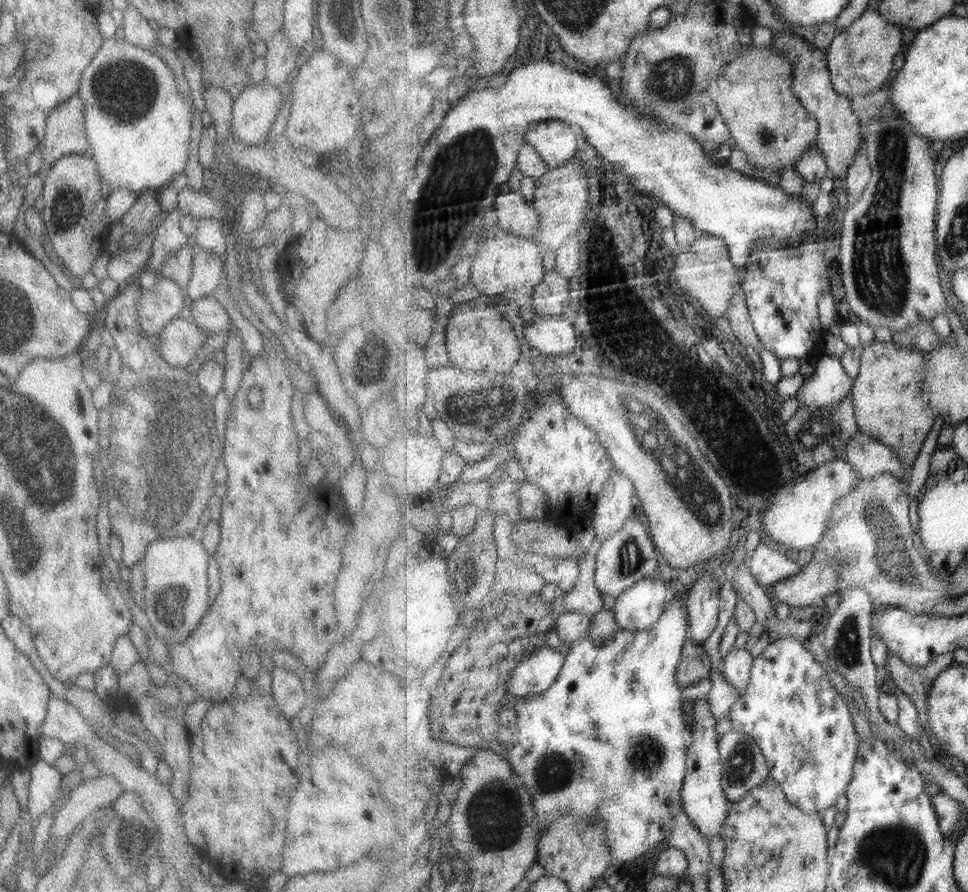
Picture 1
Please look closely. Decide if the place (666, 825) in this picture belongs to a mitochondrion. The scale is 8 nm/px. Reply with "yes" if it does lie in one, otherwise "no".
no

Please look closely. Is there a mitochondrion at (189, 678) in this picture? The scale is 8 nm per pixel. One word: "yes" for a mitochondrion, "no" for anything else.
no

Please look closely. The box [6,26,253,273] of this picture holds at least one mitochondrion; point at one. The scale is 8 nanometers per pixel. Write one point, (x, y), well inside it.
(129, 89)

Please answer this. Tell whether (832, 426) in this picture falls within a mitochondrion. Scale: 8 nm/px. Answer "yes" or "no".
yes

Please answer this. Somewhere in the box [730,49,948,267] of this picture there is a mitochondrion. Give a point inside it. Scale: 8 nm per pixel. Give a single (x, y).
(766, 138)

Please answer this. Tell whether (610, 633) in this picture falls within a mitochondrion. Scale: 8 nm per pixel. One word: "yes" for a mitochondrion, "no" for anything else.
no

